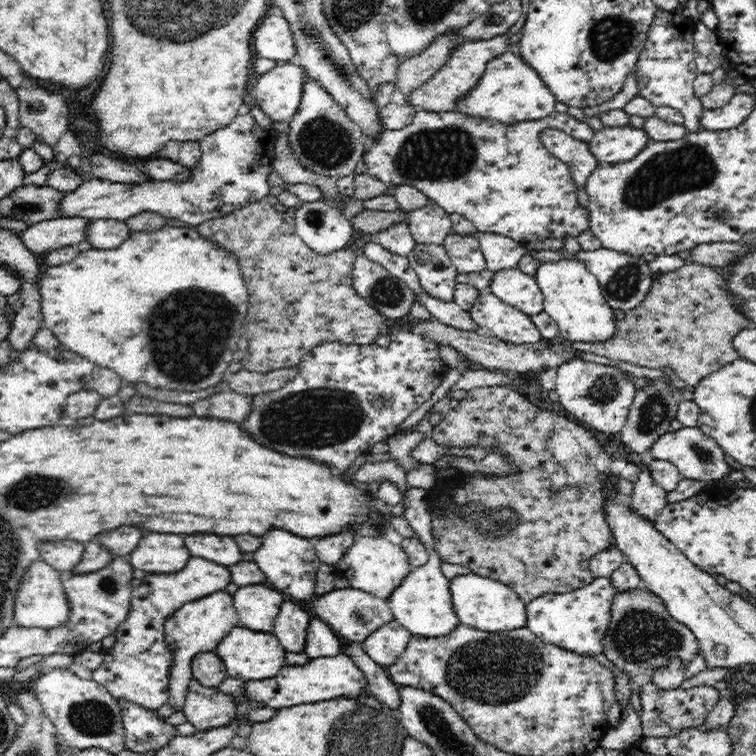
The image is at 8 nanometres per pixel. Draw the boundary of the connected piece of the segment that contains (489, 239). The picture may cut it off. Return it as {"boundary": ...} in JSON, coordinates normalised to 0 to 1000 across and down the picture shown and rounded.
{"boundary":[[[636,308],[631,316],[635,331],[640,335],[643,354],[652,361],[684,354],[690,339],[698,336],[687,320],[663,310]]]}

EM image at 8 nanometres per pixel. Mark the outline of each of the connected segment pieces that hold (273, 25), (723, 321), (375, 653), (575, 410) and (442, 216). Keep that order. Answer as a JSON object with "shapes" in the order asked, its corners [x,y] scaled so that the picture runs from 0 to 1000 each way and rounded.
{"shapes":[[[[373,20],[347,24],[333,45],[332,58],[340,74],[357,77],[368,83],[382,81],[392,71],[384,30]]],[[[910,347],[889,360],[870,365],[852,397],[841,407],[827,411],[825,421],[815,423],[815,439],[808,448],[796,454],[757,454],[743,448],[739,455],[751,456],[767,466],[783,466],[788,471],[802,471],[807,476],[832,479],[841,484],[872,489],[885,484],[901,503],[915,512],[921,511],[933,497],[979,474],[970,450],[979,438],[989,435],[993,430],[992,422],[972,405],[966,376],[962,376],[962,366],[946,353]]],[[[521,819],[478,849],[481,862],[500,880],[516,881],[534,865],[544,836]]],[[[757,475],[737,487],[734,517],[746,548],[772,563],[807,574],[825,567],[843,516],[831,493],[819,485]]],[[[573,267],[542,279],[538,291],[545,313],[556,323],[585,324],[597,308],[595,284]]]]}

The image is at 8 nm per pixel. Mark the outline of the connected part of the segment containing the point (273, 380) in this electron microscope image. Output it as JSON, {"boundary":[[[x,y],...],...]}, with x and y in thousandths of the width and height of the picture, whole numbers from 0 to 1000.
{"boundary":[[[393,484],[370,487],[353,493],[336,492],[320,487],[312,493],[300,493],[296,501],[300,505],[300,511],[303,511],[302,516],[325,524],[335,524],[373,513],[393,495]]]}

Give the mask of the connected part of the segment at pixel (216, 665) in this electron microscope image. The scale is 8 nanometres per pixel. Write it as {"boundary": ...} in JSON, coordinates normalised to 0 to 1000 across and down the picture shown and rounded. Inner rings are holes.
{"boundary":[[[284,861],[266,862],[254,873],[255,897],[274,910],[287,910],[300,896],[298,876]]]}

